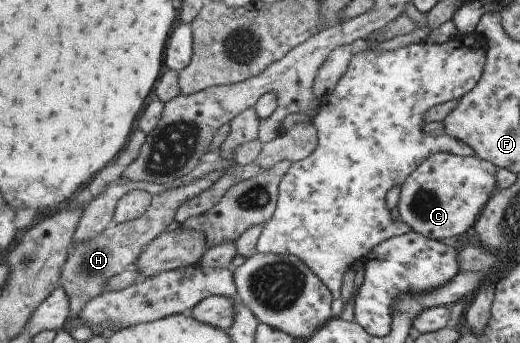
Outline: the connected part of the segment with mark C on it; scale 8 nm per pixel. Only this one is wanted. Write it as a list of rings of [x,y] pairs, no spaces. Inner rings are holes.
[[[449,152],[430,155],[422,165],[401,184],[401,197],[398,203],[400,220],[413,232],[420,233],[432,240],[450,239],[465,234],[476,224],[476,219],[483,207],[491,203],[492,195],[500,191],[500,167],[486,159],[458,156]]]

